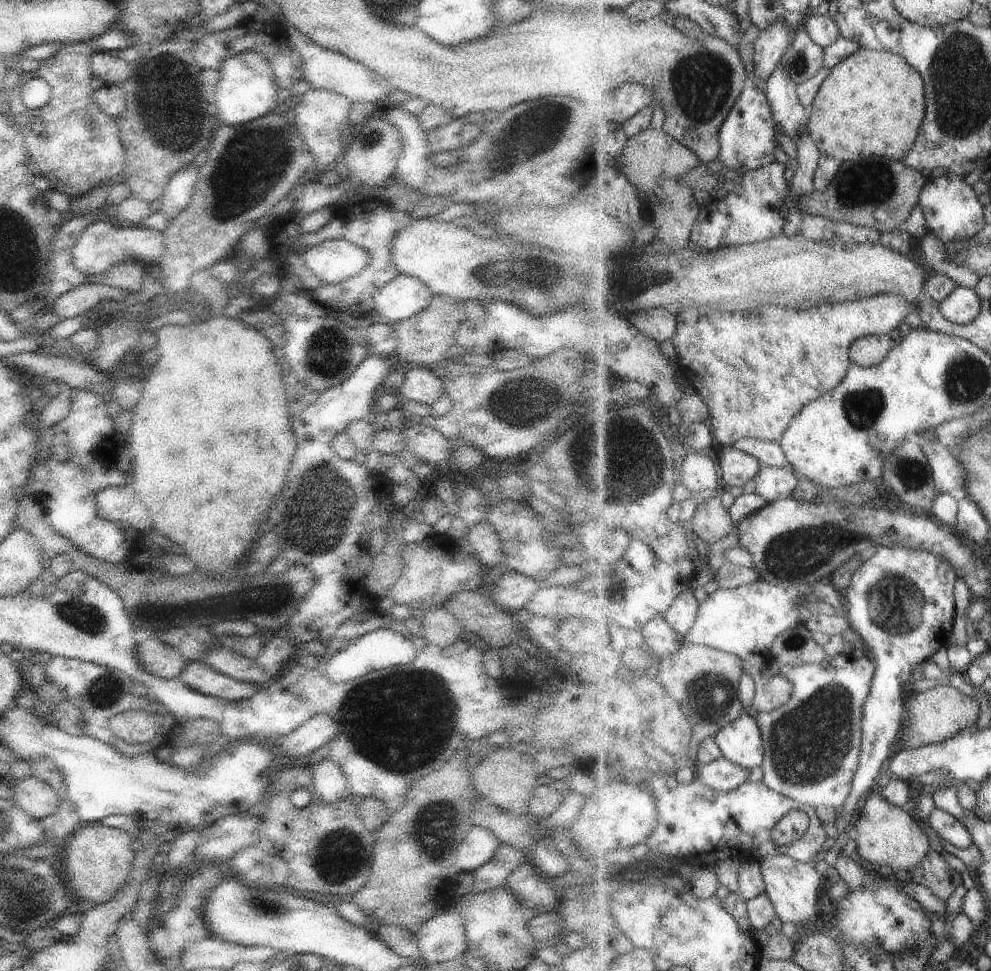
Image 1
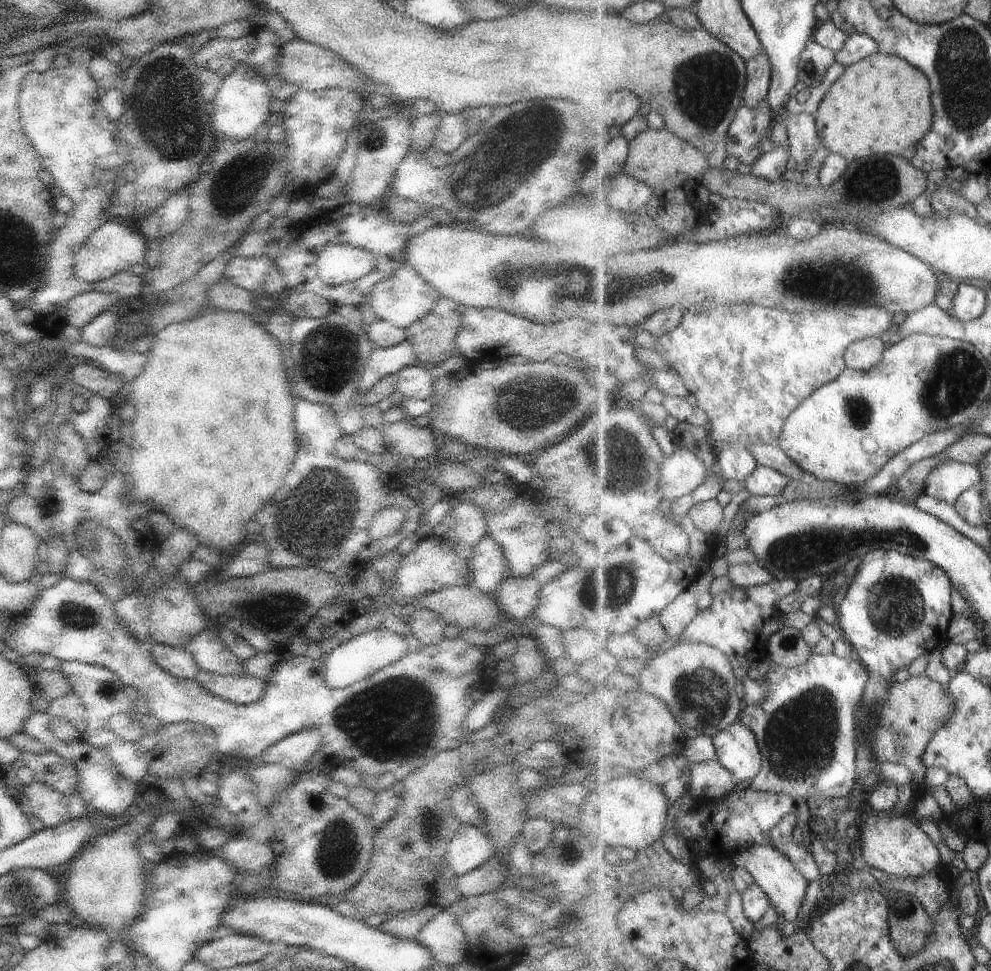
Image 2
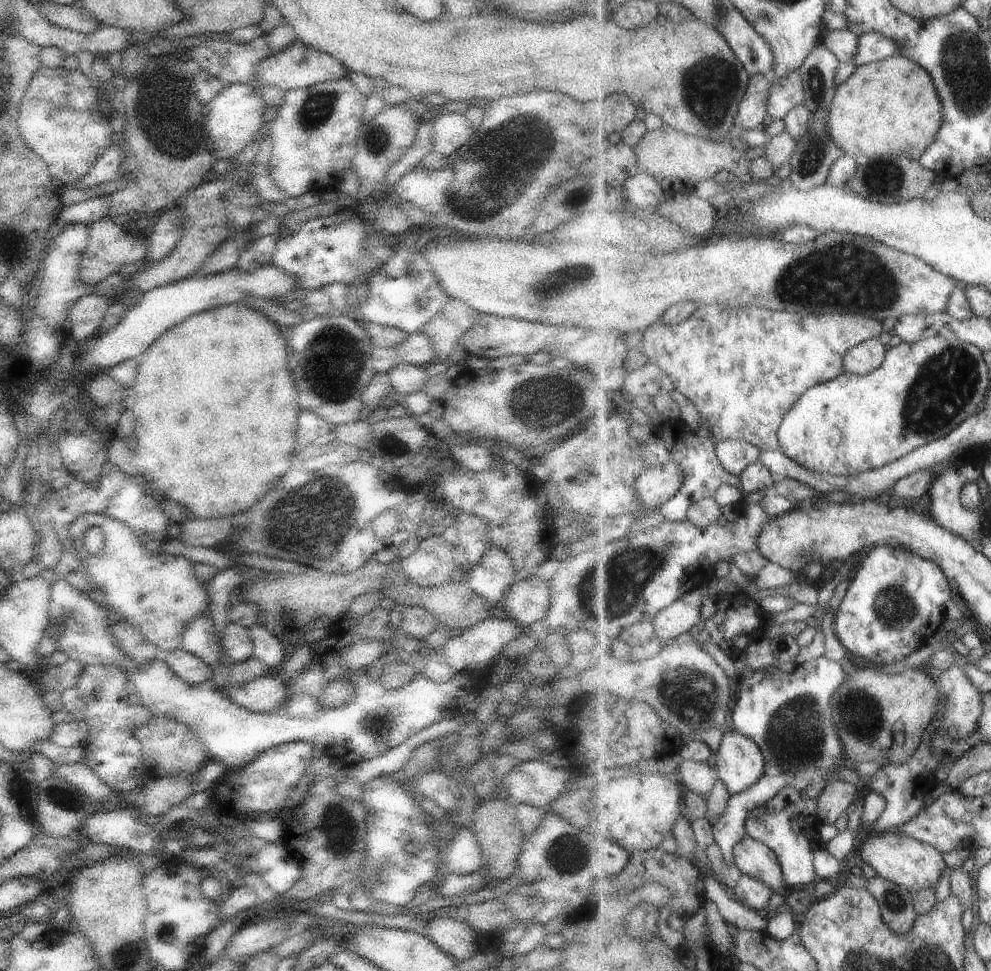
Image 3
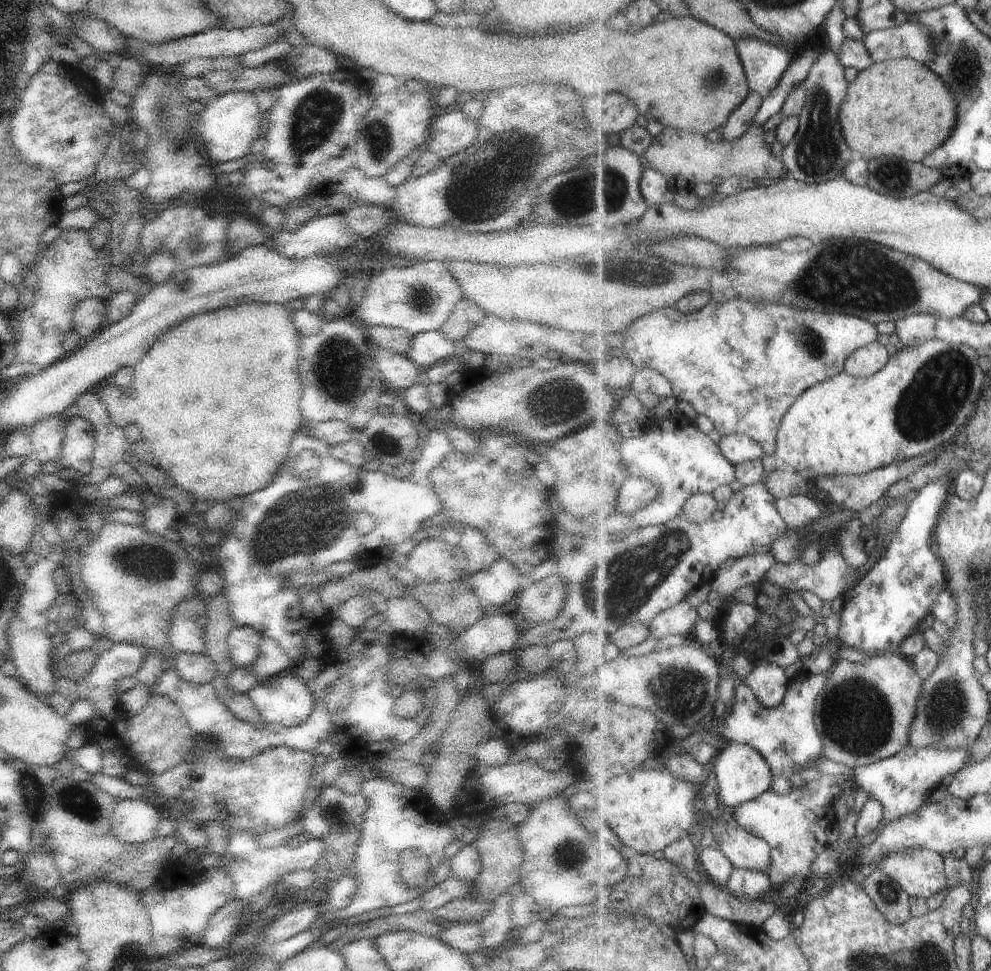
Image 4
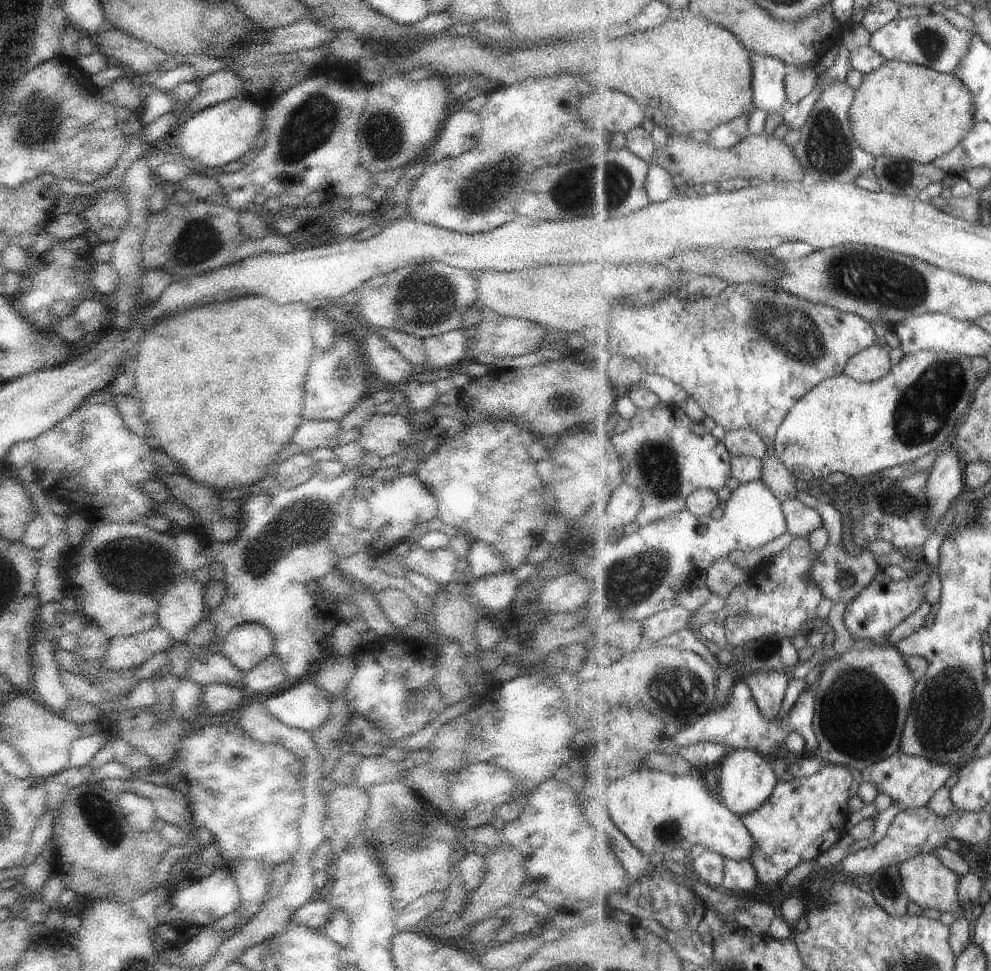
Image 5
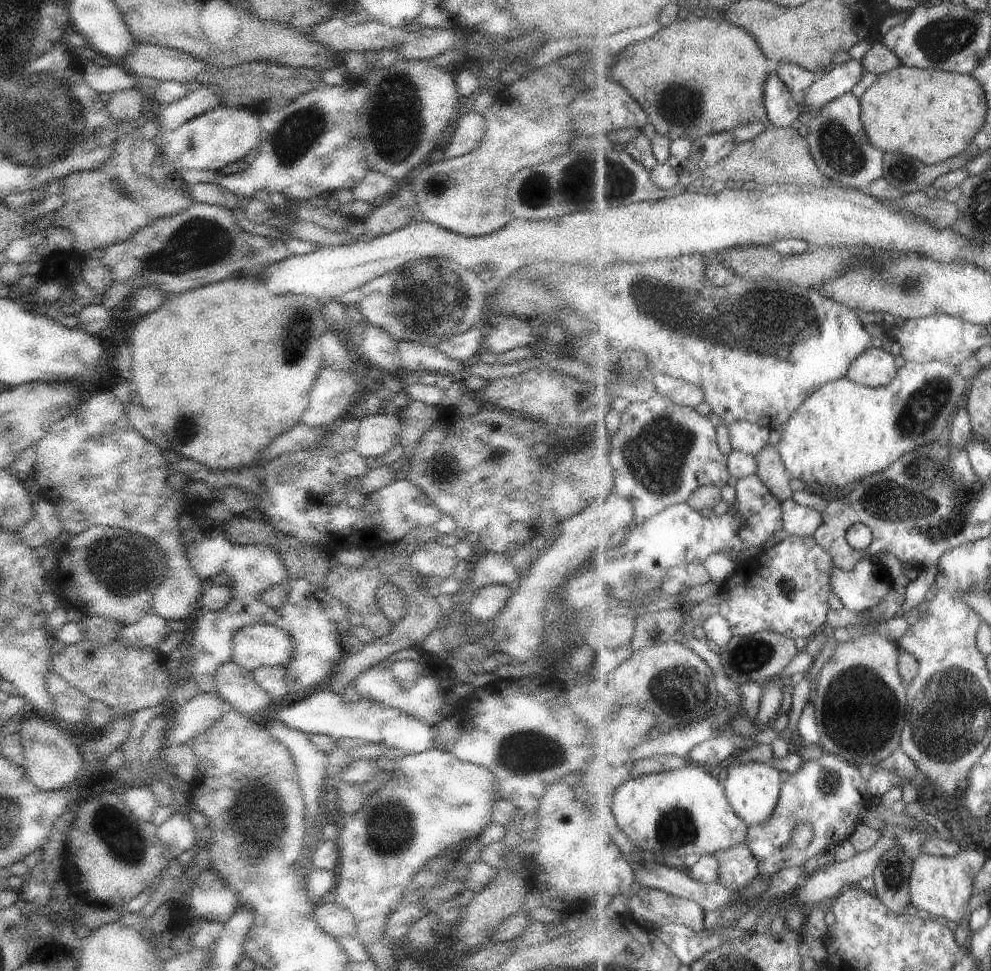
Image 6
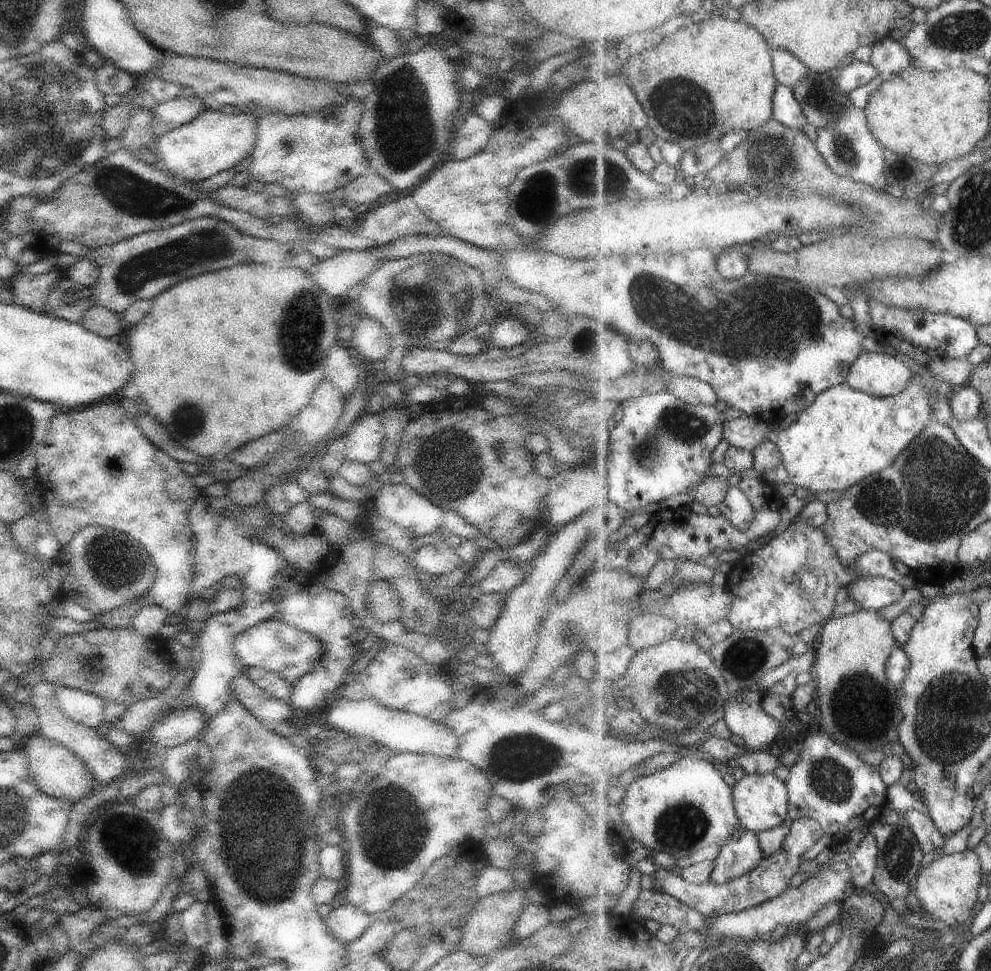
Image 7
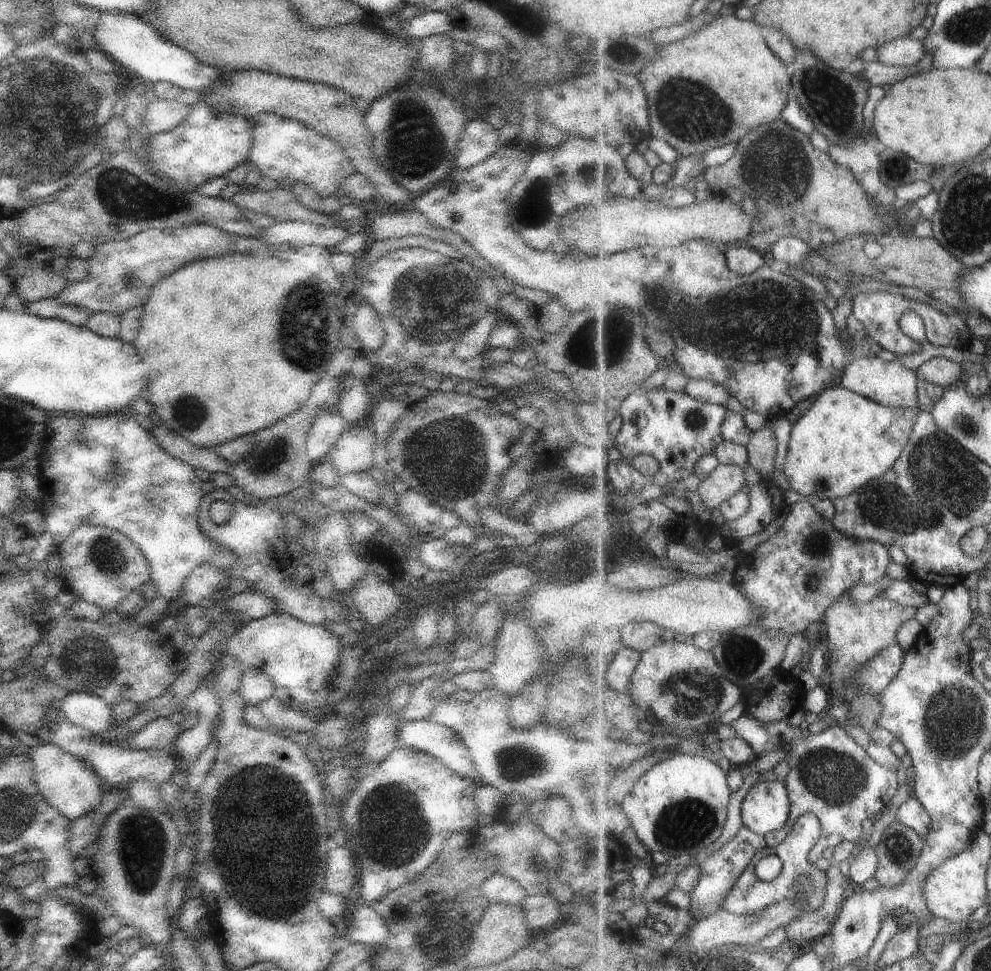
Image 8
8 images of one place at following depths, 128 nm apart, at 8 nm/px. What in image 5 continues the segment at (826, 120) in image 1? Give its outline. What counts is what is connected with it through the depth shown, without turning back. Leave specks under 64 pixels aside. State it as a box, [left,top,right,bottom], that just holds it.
[849,60,974,163]

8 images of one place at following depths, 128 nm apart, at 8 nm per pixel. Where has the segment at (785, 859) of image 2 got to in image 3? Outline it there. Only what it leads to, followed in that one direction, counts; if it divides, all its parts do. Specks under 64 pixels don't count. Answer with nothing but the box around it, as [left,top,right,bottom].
[734,836,796,898]

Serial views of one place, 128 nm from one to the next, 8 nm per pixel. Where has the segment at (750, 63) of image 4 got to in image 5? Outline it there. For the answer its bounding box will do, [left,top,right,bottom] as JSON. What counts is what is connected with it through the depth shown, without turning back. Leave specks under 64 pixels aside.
[750,52,796,116]

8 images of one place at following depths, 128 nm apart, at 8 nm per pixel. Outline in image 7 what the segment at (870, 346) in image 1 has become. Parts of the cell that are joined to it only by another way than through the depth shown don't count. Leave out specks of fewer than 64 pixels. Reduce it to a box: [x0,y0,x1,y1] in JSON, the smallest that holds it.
[846,350,913,397]

